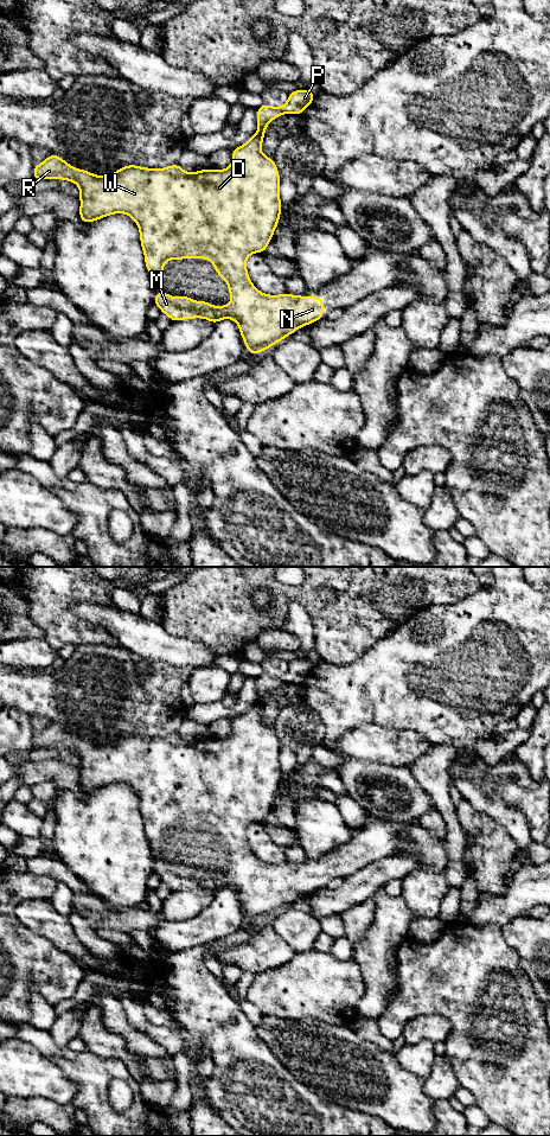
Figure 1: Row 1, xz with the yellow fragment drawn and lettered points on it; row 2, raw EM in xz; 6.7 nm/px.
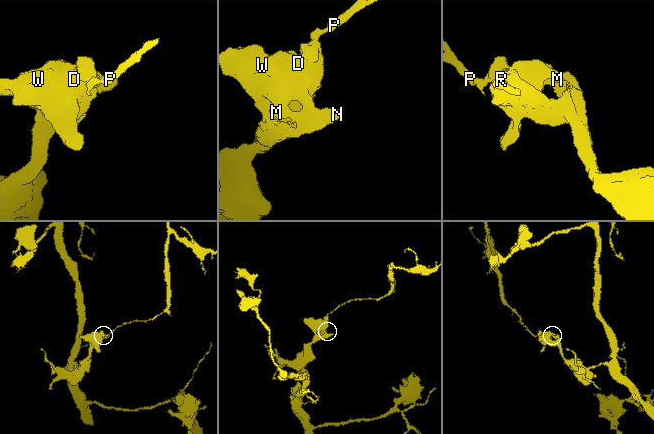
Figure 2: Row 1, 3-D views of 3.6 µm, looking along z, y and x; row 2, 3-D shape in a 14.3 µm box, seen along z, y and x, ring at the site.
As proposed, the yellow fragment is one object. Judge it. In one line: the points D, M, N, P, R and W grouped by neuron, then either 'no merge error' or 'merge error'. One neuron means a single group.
D M N R W / P | merge error

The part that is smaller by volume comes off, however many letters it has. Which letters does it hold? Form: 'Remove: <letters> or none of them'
Remove: P

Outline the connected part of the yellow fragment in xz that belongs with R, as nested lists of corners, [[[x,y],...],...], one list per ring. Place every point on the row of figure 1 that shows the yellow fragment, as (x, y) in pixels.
[[[252,135],[244,145],[231,151],[232,162],[225,170],[200,170],[187,173],[179,164],[165,168],[147,168],[126,165],[110,175],[95,175],[87,170],[78,170],[57,154],[50,154],[40,165],[33,165],[33,180],[58,178],[79,186],[79,218],[82,223],[92,223],[115,213],[126,213],[139,226],[145,264],[151,277],[164,277],[164,264],[170,259],[207,259],[215,272],[229,286],[232,300],[226,306],[212,306],[209,301],[196,301],[191,296],[170,296],[167,292],[158,292],[153,304],[173,323],[184,319],[202,318],[215,325],[222,319],[237,323],[239,333],[250,355],[257,355],[296,332],[300,327],[312,325],[324,318],[324,299],[321,296],[302,296],[283,293],[269,295],[260,292],[251,282],[247,257],[251,254],[267,251],[267,242],[273,242],[273,234],[279,224],[282,210],[280,200],[280,173],[275,160],[261,152],[264,136]]]

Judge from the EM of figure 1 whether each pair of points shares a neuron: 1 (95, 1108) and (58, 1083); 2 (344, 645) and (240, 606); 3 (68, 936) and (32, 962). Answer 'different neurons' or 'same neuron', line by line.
1: different neurons
2: same neuron
3: different neurons

